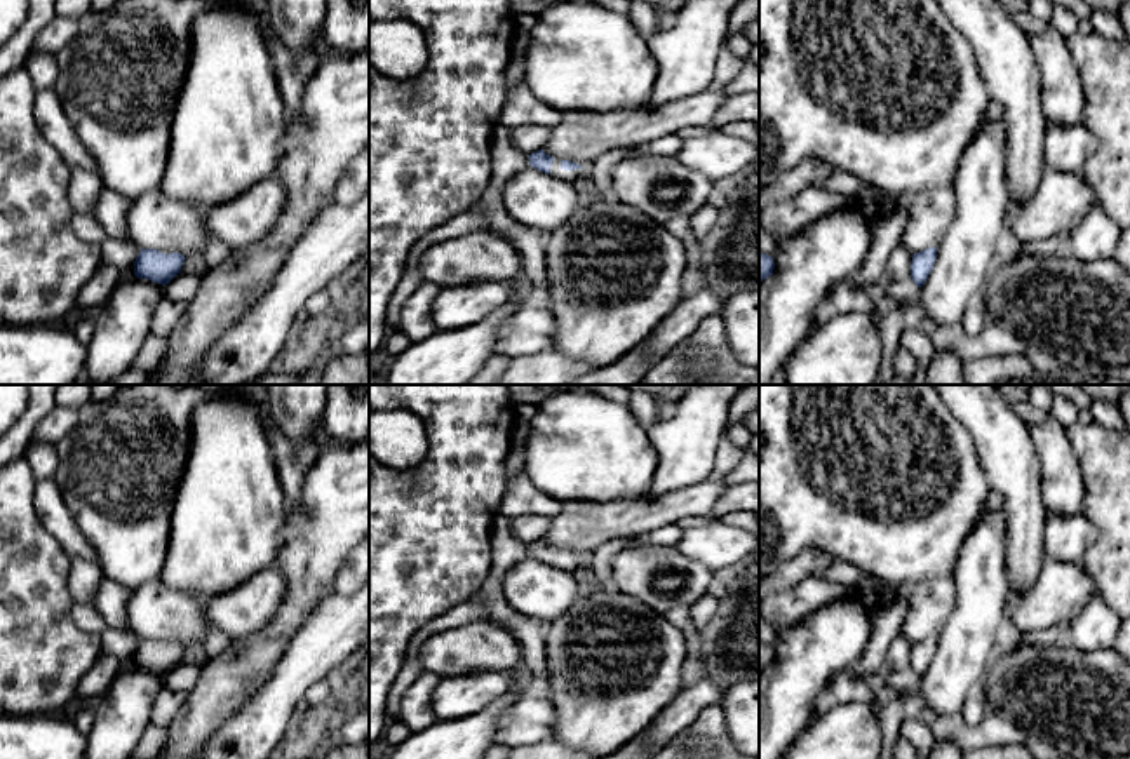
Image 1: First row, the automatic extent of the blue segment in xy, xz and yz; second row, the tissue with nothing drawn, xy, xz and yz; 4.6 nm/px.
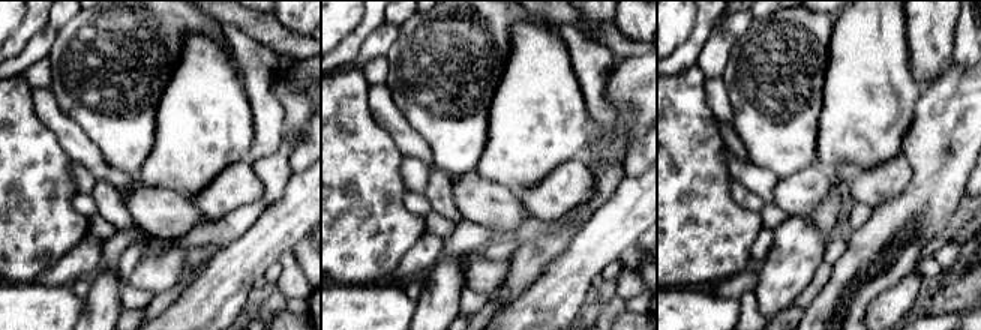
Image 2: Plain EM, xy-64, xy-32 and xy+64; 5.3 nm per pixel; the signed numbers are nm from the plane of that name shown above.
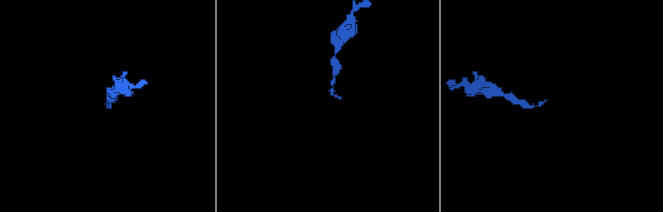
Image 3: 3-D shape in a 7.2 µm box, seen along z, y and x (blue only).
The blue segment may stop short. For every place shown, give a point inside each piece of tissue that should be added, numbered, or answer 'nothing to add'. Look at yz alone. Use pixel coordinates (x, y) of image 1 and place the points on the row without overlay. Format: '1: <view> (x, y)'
nothing to add

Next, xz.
1: xz (577, 566)

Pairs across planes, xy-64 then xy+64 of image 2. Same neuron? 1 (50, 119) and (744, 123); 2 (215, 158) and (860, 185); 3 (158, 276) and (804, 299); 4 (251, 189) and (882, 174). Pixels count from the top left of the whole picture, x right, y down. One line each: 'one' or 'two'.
1: two
2: two
3: one
4: one

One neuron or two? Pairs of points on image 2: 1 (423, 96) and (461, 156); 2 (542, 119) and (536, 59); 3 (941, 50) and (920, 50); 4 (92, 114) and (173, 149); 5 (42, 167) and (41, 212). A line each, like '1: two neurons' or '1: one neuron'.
1: one neuron
2: one neuron
3: one neuron
4: two neurons
5: one neuron

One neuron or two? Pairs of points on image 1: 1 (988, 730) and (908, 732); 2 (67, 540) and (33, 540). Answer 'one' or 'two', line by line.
1: two
2: two

